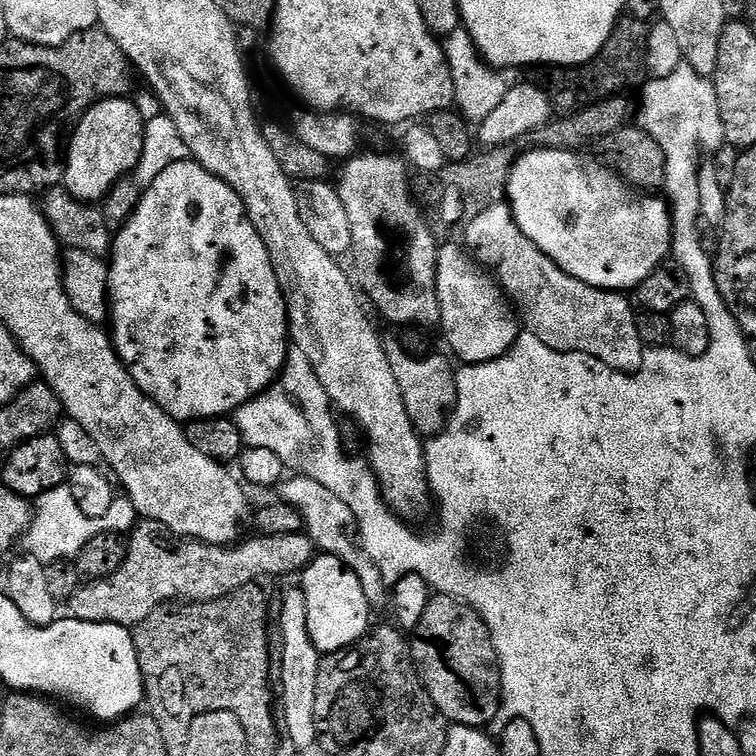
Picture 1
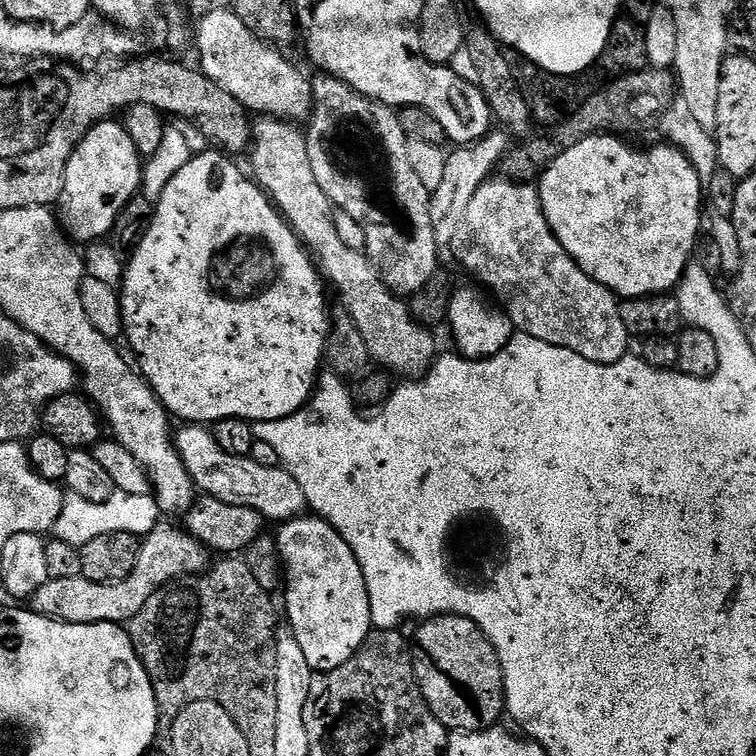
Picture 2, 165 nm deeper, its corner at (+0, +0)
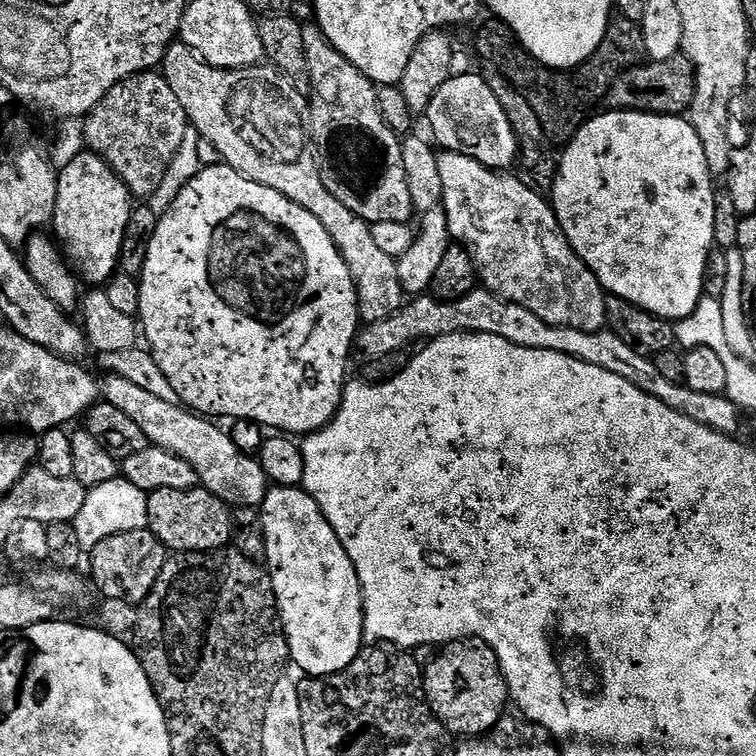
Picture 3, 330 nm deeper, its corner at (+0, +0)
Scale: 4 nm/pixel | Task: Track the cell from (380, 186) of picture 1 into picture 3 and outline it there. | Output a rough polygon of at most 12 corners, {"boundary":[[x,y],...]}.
{"boundary":[[304,24],[310,148],[367,224],[408,224],[377,85]]}

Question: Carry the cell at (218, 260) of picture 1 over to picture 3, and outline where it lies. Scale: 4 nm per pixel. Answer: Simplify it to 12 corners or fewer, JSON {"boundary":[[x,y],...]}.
{"boundary":[[201,167],[138,279],[183,407],[336,417],[362,324],[310,210]]}

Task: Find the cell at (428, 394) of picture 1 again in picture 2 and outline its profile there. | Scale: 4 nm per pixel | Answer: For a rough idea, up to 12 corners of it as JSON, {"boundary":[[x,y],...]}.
{"boundary":[[295,123],[250,128],[252,172],[373,361],[420,378],[431,331],[335,230]]}

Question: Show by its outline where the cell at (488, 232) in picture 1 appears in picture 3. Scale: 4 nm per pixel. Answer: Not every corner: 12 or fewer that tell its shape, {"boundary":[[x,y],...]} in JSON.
{"boundary":[[444,150],[452,240],[550,326],[605,331],[608,296],[519,175]]}

